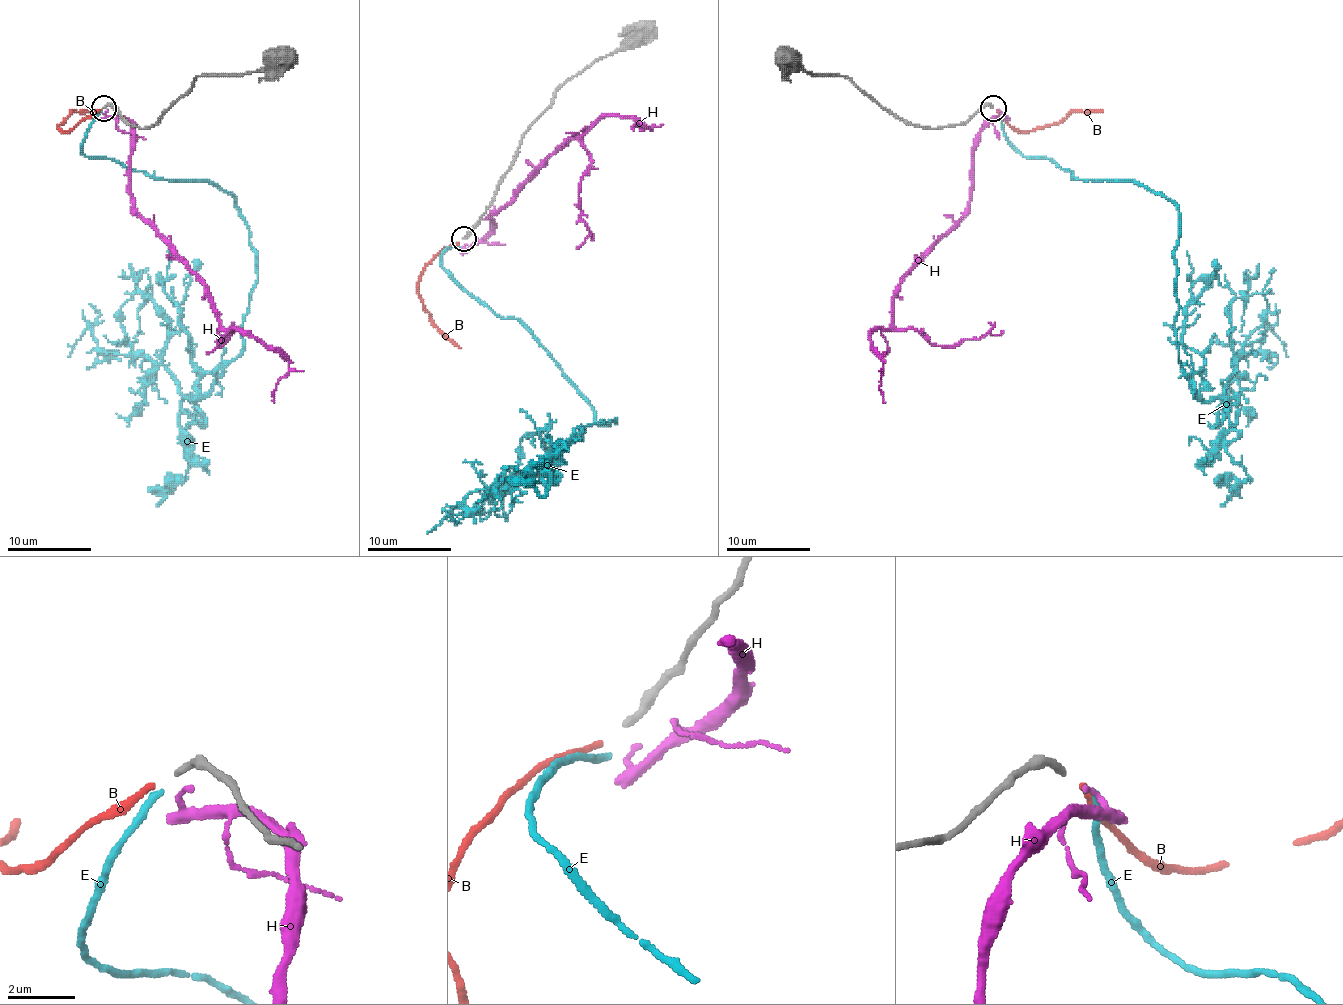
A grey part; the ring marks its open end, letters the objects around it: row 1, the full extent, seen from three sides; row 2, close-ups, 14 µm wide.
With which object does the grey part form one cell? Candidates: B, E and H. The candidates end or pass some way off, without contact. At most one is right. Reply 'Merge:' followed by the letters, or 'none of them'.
Merge: B

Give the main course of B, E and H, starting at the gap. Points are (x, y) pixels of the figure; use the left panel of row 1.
B: (99, 110), (67, 131), (59, 128), (72, 112), (101, 110)
E: (101, 112), (86, 156), (227, 192), (257, 265), (242, 348), (185, 398), (183, 482)
H: (105, 112), (122, 116), (133, 133), (133, 206), (204, 287), (225, 329), (274, 348), (289, 362), (274, 402)

